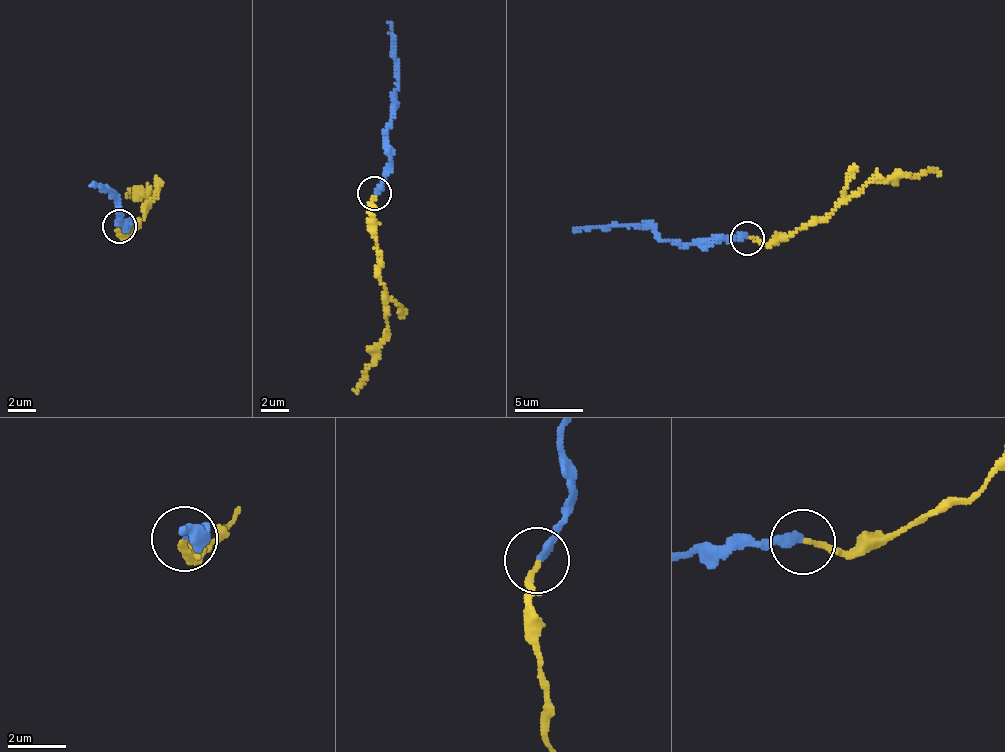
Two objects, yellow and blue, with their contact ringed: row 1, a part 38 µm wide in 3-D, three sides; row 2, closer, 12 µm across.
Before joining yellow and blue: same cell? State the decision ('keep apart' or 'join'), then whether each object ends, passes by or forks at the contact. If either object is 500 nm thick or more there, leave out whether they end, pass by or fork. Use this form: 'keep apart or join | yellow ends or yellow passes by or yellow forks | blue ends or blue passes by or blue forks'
join | yellow ends | blue ends

